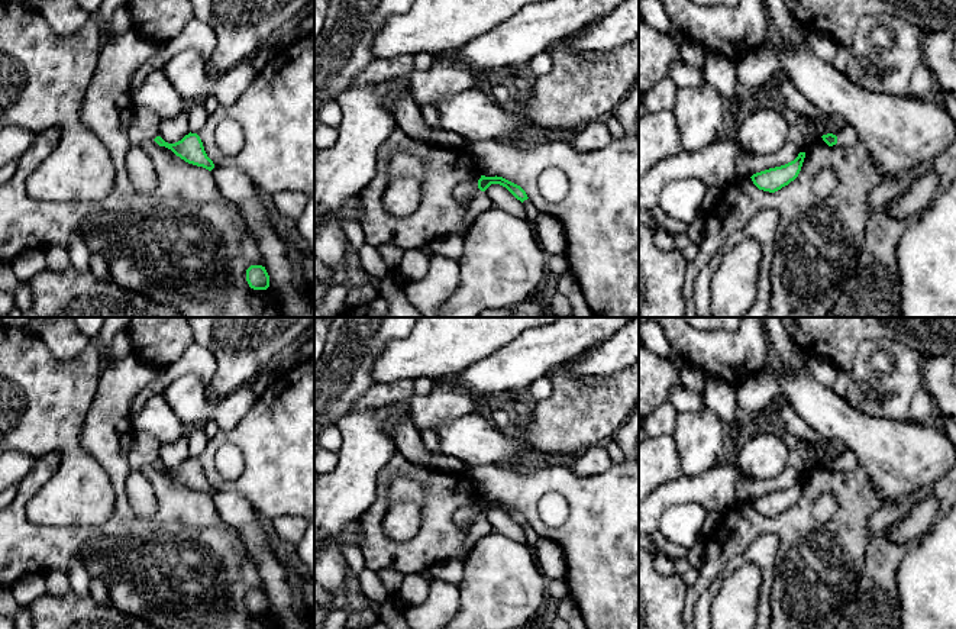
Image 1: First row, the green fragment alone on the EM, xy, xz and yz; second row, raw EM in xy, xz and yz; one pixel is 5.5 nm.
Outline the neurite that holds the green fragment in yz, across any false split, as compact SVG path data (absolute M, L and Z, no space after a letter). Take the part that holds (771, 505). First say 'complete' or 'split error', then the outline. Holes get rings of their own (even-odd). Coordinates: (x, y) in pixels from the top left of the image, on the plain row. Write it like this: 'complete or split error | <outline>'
complete | M800 477L794 486L756 497L750 503L759 515L775 517L798 501L804 483L805 477Z

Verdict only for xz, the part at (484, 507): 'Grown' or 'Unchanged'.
Grown

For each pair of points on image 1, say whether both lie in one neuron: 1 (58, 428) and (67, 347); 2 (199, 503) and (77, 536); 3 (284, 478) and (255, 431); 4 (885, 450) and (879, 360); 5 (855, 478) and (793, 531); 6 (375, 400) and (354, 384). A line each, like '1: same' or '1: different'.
1: different
2: same
3: same
4: different
5: same
6: different

